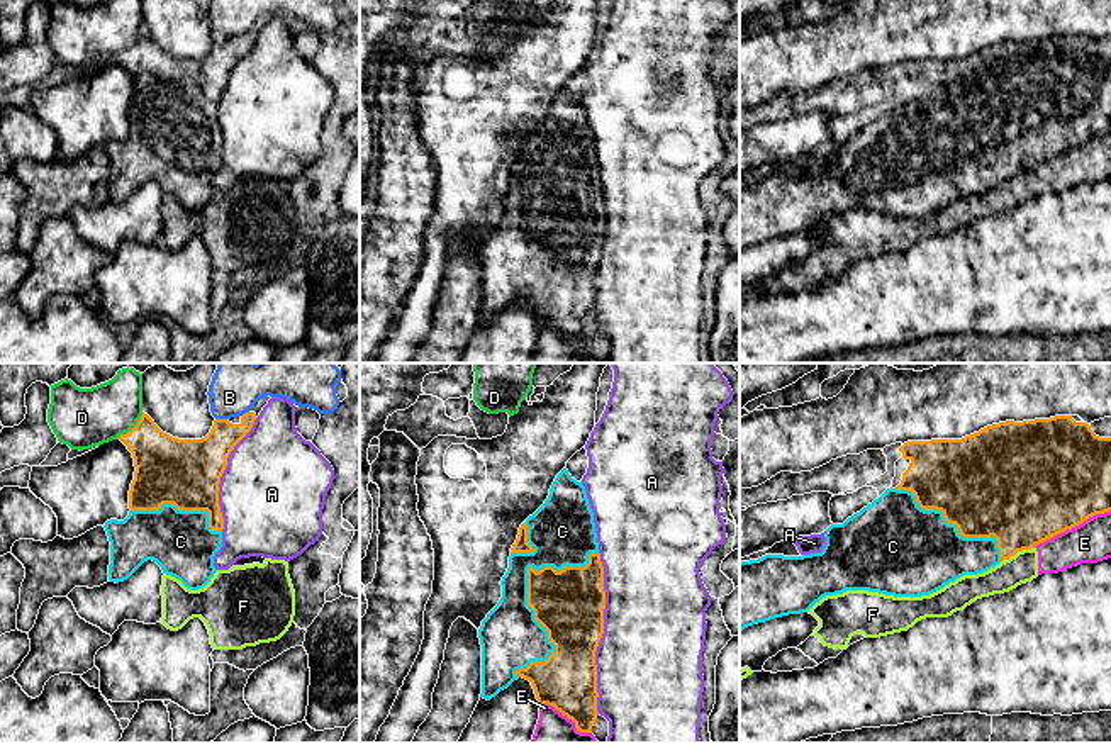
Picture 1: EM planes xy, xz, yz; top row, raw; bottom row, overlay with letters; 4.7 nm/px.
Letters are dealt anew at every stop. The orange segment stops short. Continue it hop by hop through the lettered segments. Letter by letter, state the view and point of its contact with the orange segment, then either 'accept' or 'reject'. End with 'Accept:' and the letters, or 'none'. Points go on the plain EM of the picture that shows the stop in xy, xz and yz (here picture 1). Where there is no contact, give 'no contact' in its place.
A: meets orange in xz at (602, 253); reject
B: meets orange in xy at (221, 39); reject
C: meets orange in xz at (528, 214); accept
D: meets orange in xy at (133, 48); reject
E: meets orange in yz at (1071, 148); reject
F: meets orange in yz at (1016, 172); reject
Accept: C

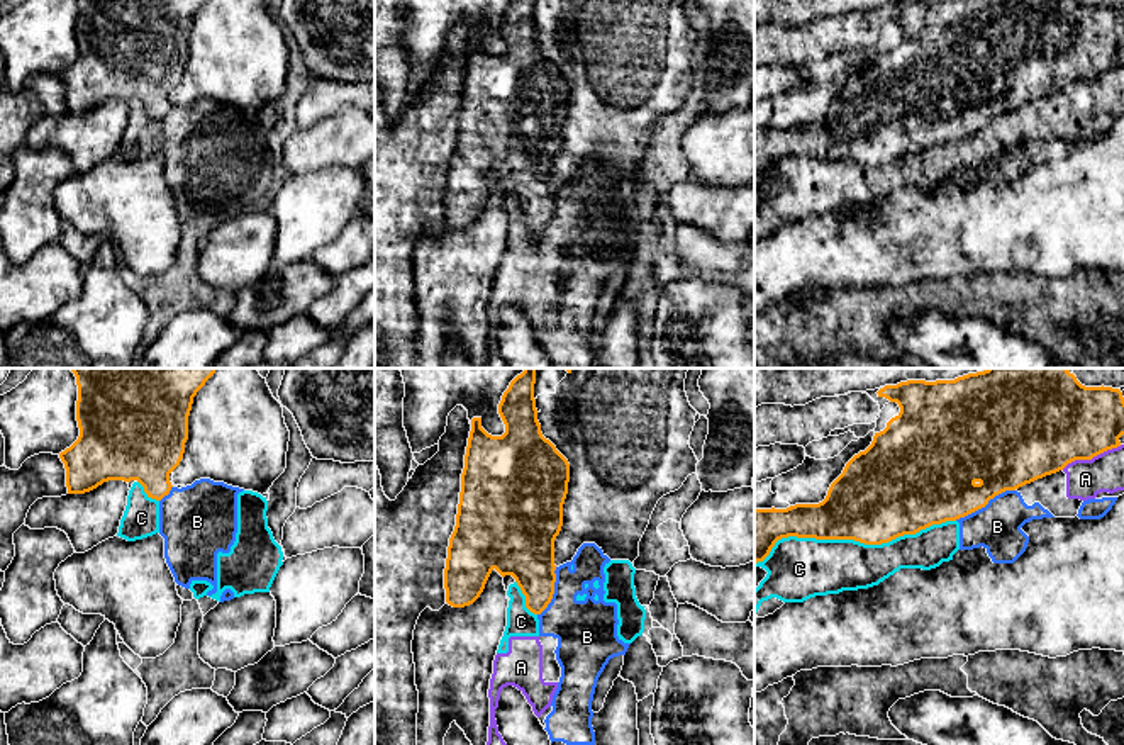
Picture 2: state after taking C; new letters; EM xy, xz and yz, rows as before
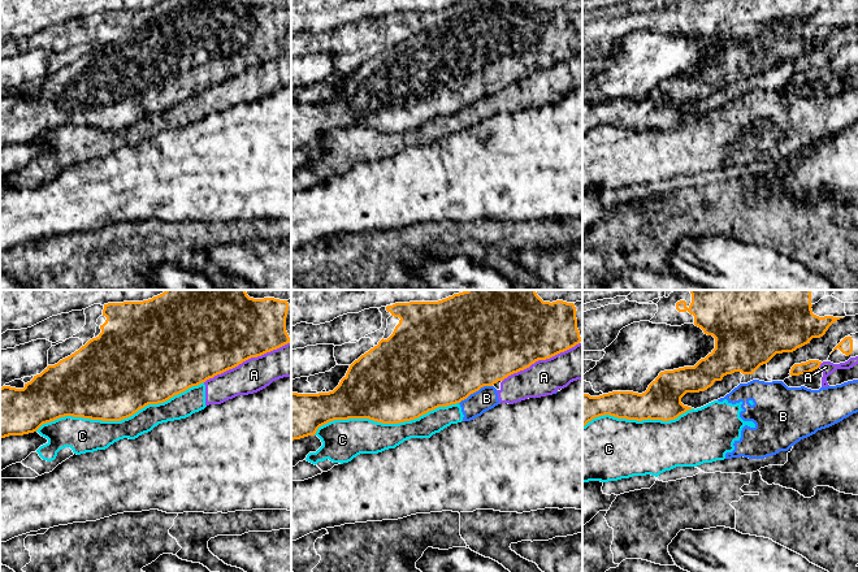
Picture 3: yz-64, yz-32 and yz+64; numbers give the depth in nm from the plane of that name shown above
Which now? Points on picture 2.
A: meets orange in yz at (1090, 78); reject
B: meets orange in yz at (984, 126); reject
C: meets orange in yz at (853, 158); reject
Accept: none

